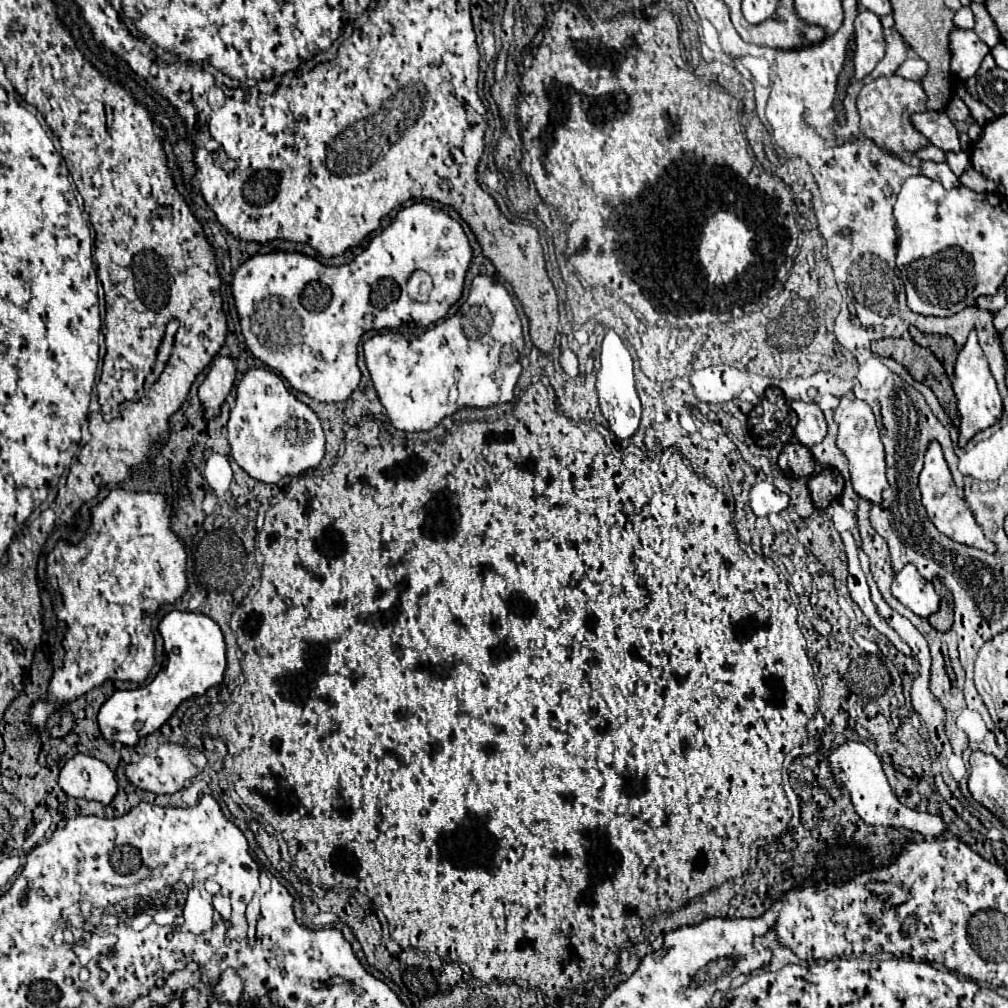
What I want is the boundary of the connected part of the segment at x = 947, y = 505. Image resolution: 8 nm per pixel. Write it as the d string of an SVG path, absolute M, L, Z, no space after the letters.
M930 442L928 450L926 450L926 458L924 458L924 468L920 472L920 490L922 490L922 504L928 512L928 518L934 522L934 526L946 534L948 538L952 538L954 542L960 542L960 544L966 544L966 546L974 546L974 548L980 548L988 554L994 554L996 552L996 546L994 542L990 542L982 528L978 526L972 510L968 508L968 504L964 502L962 496L958 496L958 488L952 480L952 474L950 474L950 468L944 460L944 454L942 454L942 448L938 442Z

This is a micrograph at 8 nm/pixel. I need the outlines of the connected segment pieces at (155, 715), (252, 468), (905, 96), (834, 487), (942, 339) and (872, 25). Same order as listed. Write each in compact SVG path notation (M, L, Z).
M172 610L160 620L158 632L166 650L164 668L146 686L114 692L98 712L100 732L110 742L120 742L126 746L138 744L142 736L158 730L172 716L180 702L204 694L208 688L222 682L226 670L226 646L220 626L210 616Z
M264 368L248 370L238 382L236 404L228 420L228 440L236 464L266 484L316 468L324 458L324 432L318 416L288 392L278 374Z
M898 74L880 76L868 84L858 94L858 110L860 110L860 132L872 140L880 150L888 154L916 152L920 148L930 146L930 142L912 126L910 116L914 112L926 112L926 94L920 82L906 80Z
M824 468L822 472L810 476L808 490L810 490L810 496L814 500L814 506L826 508L844 490L842 474L838 470L834 470L834 468Z
M910 326L910 336L916 344L926 346L934 352L934 356L944 364L946 374L954 374L954 362L956 362L956 344L950 336L934 336L934 334L922 334L916 326Z
M862 8L856 16L856 52L854 52L854 68L856 80L866 78L874 66L884 58L886 40L880 26L880 18Z

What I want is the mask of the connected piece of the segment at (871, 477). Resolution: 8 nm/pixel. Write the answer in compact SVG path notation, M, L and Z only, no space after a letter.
M848 392L840 398L838 408L834 410L834 420L840 428L838 432L838 448L844 452L844 456L848 458L850 464L850 476L852 476L852 486L856 490L858 496L862 496L864 500L872 502L872 504L880 504L882 502L882 492L888 486L886 480L886 462L884 462L884 446L880 440L880 430L876 426L872 408L858 400L854 396L854 392Z

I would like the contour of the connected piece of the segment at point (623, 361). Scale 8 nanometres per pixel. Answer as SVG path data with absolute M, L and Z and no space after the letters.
M608 330L602 346L600 346L600 370L596 374L596 392L598 392L598 402L600 402L600 412L608 420L610 430L618 438L630 438L640 424L640 400L634 388L634 370L632 370L632 356L624 344L624 340L614 332Z

